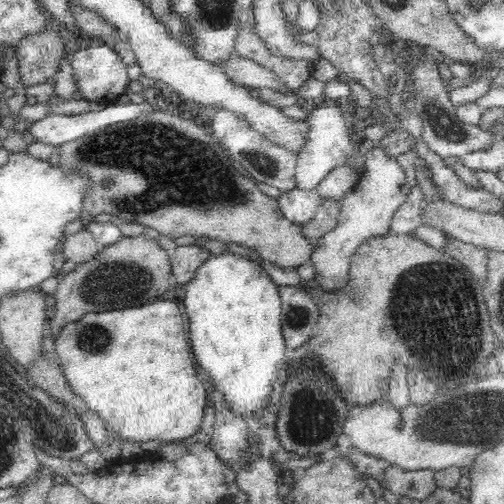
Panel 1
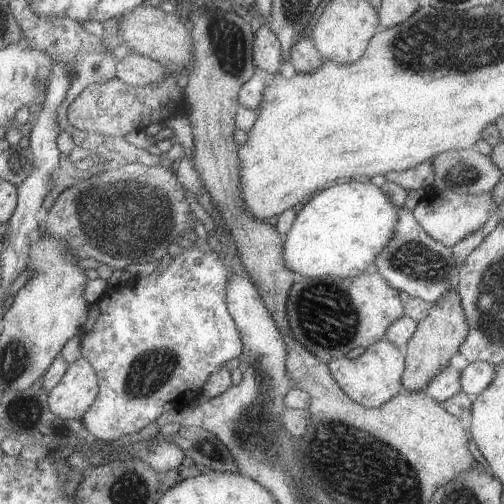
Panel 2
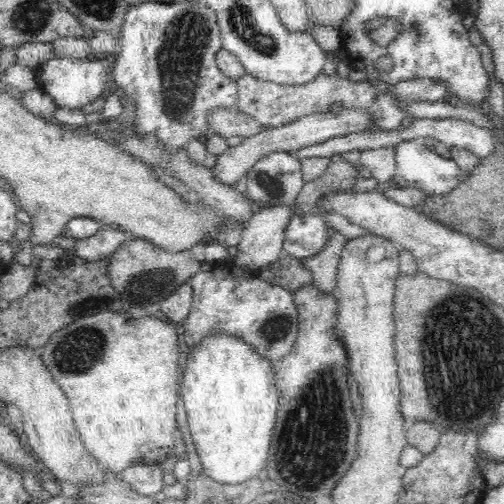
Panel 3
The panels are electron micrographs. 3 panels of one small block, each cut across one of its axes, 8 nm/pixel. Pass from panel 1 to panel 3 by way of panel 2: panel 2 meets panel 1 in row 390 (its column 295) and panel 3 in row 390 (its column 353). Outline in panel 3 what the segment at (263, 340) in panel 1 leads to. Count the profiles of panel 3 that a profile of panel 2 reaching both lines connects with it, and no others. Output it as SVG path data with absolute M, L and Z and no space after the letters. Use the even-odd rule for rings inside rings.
M212 330L190 348L180 392L198 458L212 480L238 484L258 478L266 468L280 404L274 366L276 362L258 352L256 344L234 332Z

